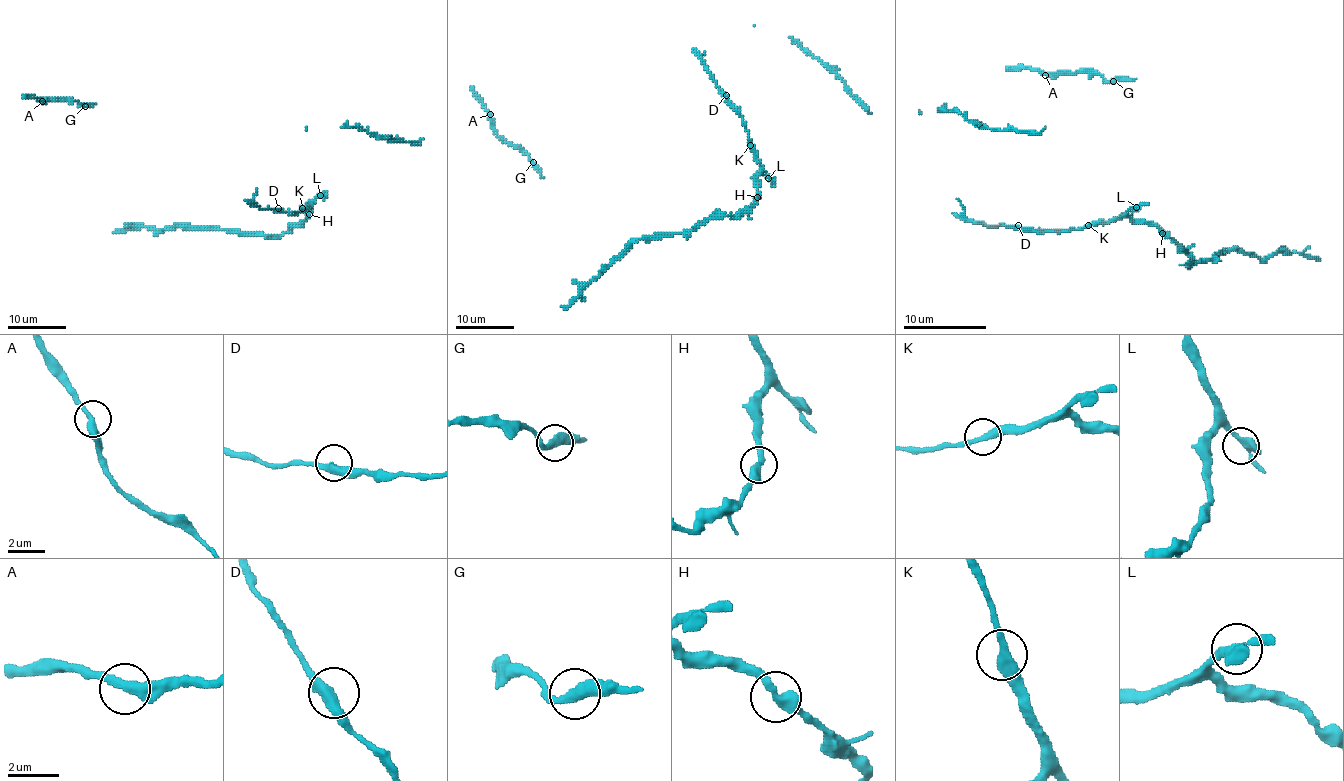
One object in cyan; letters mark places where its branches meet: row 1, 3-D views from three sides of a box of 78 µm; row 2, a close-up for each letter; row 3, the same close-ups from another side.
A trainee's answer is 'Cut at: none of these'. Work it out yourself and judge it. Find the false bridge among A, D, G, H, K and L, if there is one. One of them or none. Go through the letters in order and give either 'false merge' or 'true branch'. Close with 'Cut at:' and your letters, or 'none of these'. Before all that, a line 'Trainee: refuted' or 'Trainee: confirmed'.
Trainee: confirmed
A: true branch
D: true branch
G: true branch
H: true branch
K: true branch
L: true branch
Cut at: none of these

